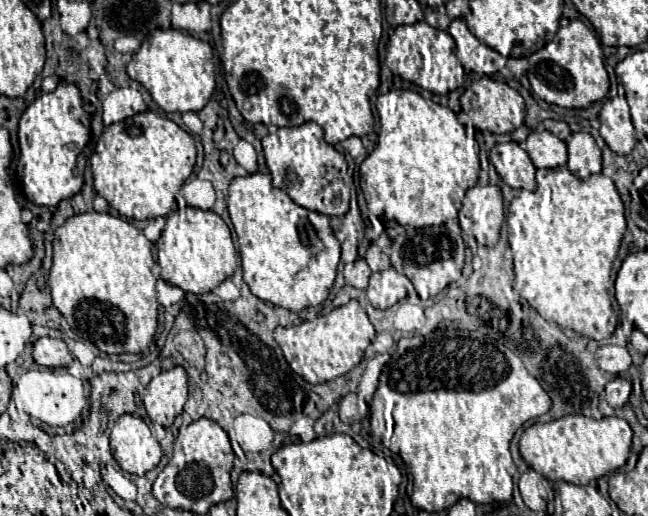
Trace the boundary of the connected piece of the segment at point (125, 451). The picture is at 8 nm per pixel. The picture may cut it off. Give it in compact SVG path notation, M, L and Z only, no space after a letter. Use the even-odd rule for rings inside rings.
M136 415L118 417L110 435L110 449L118 465L134 475L144 475L162 457L160 443L152 437L144 419Z

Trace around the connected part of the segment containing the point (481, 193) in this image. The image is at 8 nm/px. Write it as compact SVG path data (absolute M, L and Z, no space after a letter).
M474 185L468 189L458 213L458 221L462 231L474 235L478 243L486 247L496 245L504 223L504 201L500 187Z

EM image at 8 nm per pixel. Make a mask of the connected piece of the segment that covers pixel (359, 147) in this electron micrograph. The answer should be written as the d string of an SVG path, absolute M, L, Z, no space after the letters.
M352 136L350 139L342 141L342 147L344 147L344 151L350 153L353 158L357 158L358 155L366 155L366 148L360 137Z

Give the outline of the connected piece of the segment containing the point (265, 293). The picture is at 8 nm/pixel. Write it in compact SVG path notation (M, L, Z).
M268 173L232 179L228 211L240 243L244 281L258 299L288 311L302 311L328 297L340 261L340 243L330 233L326 215L296 205L272 185Z

